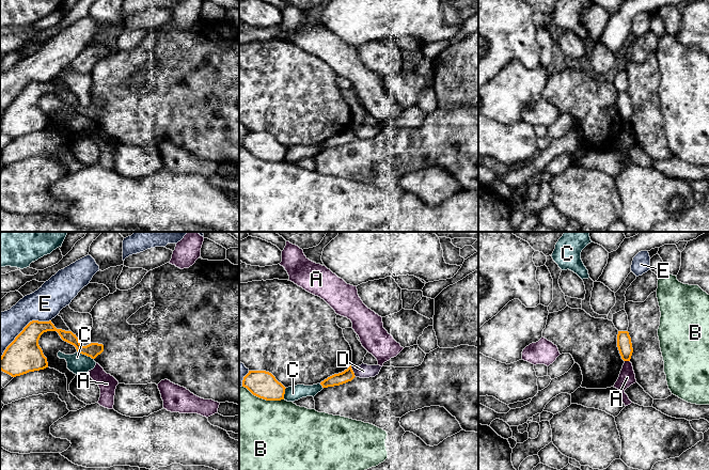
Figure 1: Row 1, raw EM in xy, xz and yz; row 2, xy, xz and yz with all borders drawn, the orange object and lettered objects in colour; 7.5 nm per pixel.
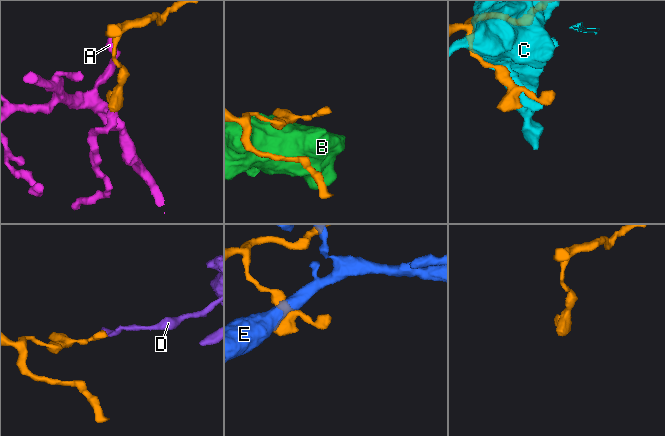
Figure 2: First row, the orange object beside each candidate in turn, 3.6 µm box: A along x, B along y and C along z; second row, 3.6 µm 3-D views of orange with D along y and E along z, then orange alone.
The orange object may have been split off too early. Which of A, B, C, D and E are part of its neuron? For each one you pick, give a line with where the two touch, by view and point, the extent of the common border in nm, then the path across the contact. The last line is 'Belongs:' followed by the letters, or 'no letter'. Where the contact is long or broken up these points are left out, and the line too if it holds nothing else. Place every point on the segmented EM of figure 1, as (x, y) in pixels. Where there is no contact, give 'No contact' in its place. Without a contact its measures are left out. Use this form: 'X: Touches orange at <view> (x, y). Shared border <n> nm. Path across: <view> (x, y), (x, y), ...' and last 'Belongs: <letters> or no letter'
Belongs: no letter

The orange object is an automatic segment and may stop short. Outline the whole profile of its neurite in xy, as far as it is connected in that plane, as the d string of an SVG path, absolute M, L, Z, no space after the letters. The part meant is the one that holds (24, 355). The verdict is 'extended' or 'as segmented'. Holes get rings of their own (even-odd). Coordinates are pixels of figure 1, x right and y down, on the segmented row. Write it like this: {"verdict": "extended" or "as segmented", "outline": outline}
{"verdict": "as segmented", "outline": "M32 320L0 357L0 370L12 377L16 377L48 367L47 358L38 345L41 335L47 331L57 331L63 341L74 345L78 352L92 359L95 359L104 351L103 344L91 343L86 346L81 345L76 334L72 331L57 329L51 320Z"}

